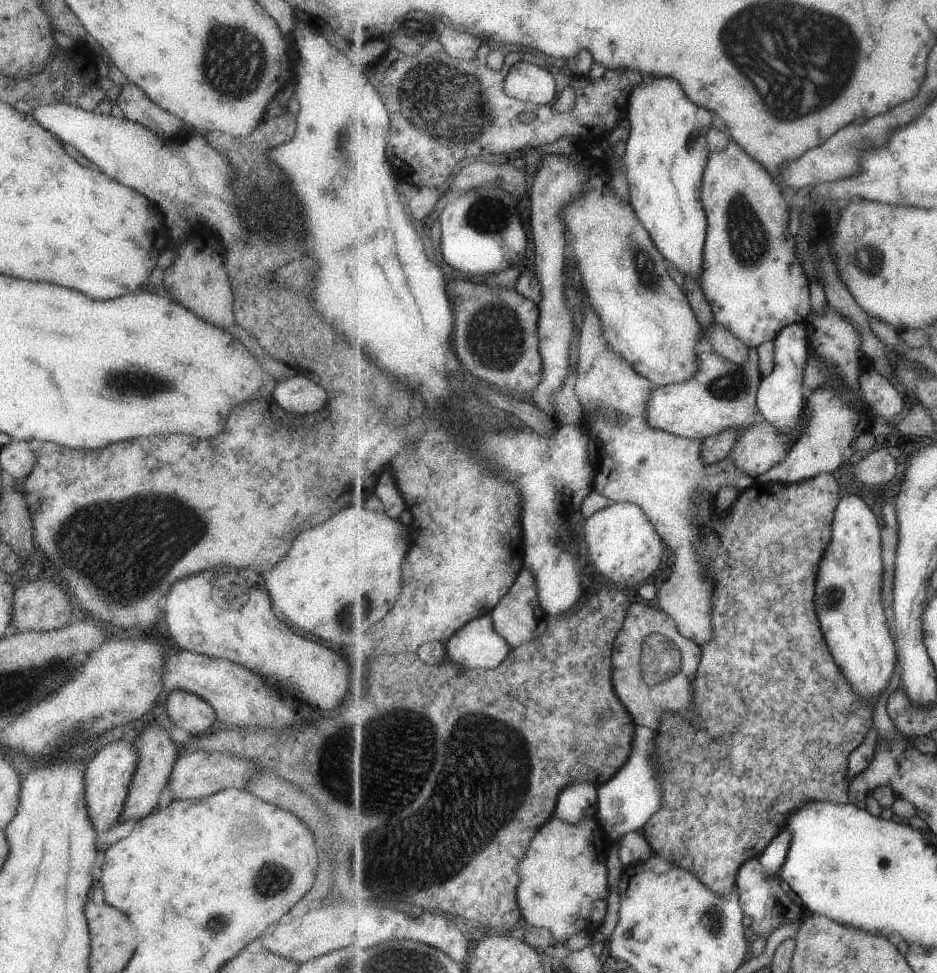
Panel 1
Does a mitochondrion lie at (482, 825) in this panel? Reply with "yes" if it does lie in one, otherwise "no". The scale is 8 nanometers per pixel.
yes

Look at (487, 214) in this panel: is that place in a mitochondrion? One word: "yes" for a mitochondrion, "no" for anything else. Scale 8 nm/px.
yes

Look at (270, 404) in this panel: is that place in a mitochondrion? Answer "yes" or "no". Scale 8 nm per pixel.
no

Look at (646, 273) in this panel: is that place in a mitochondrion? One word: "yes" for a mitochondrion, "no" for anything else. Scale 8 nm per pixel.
yes

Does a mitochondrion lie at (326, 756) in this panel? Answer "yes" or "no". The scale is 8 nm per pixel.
yes

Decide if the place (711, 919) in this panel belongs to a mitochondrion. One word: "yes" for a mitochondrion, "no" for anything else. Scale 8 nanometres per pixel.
yes

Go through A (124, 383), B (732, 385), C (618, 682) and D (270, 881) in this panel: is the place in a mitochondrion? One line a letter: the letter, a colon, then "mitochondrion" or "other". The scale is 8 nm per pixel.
A: mitochondrion
B: mitochondrion
C: other
D: mitochondrion

